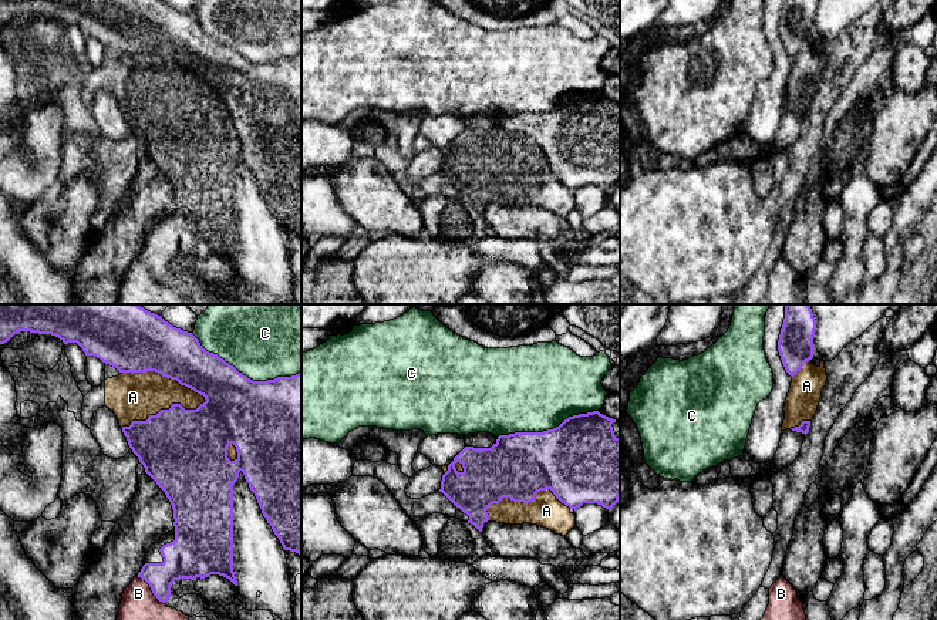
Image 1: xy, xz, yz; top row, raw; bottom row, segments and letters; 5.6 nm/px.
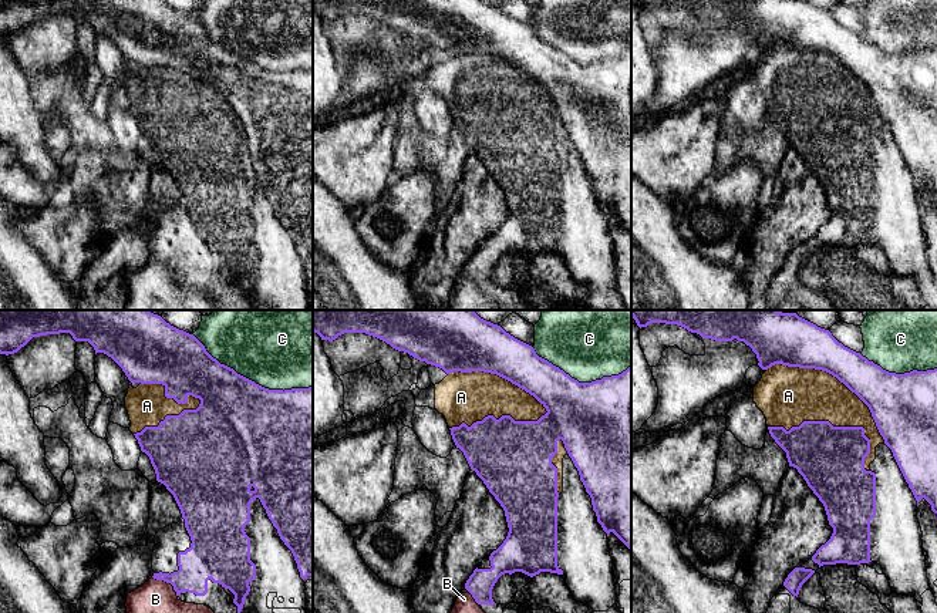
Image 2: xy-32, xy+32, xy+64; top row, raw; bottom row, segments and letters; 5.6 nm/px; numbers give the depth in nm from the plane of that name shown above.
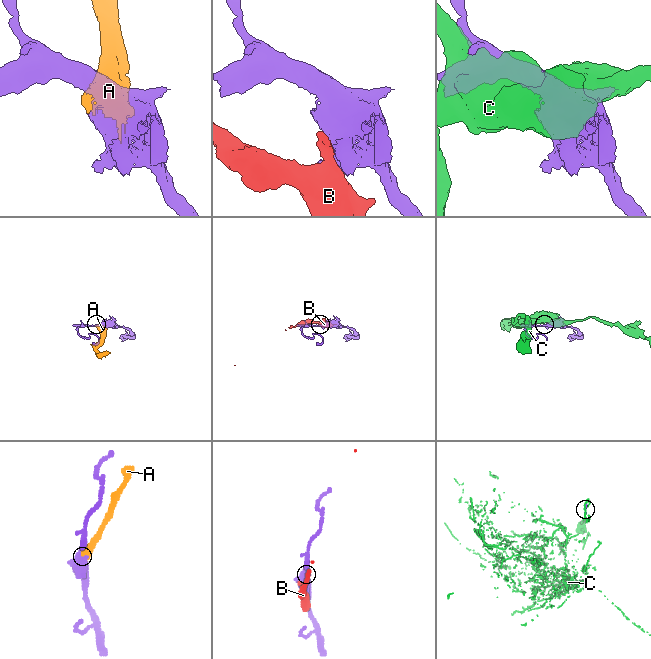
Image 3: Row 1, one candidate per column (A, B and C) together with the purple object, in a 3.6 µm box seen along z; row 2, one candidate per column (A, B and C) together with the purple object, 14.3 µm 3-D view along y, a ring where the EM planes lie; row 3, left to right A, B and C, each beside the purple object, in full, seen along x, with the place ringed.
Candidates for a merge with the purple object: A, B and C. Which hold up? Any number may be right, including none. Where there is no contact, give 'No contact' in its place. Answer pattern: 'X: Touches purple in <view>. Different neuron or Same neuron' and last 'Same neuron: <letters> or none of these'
A: Touches purple in xy. Different neuron
B: Touches purple in xy. Different neuron
C: Touches purple in xy. Different neuron
Same neuron: none of these

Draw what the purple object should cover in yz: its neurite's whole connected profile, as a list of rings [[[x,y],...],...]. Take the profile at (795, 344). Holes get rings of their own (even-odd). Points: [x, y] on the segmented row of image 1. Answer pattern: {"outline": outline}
{"outline": [[[785,304],[778,351],[791,377],[813,358],[815,330],[816,320],[809,304]]]}

